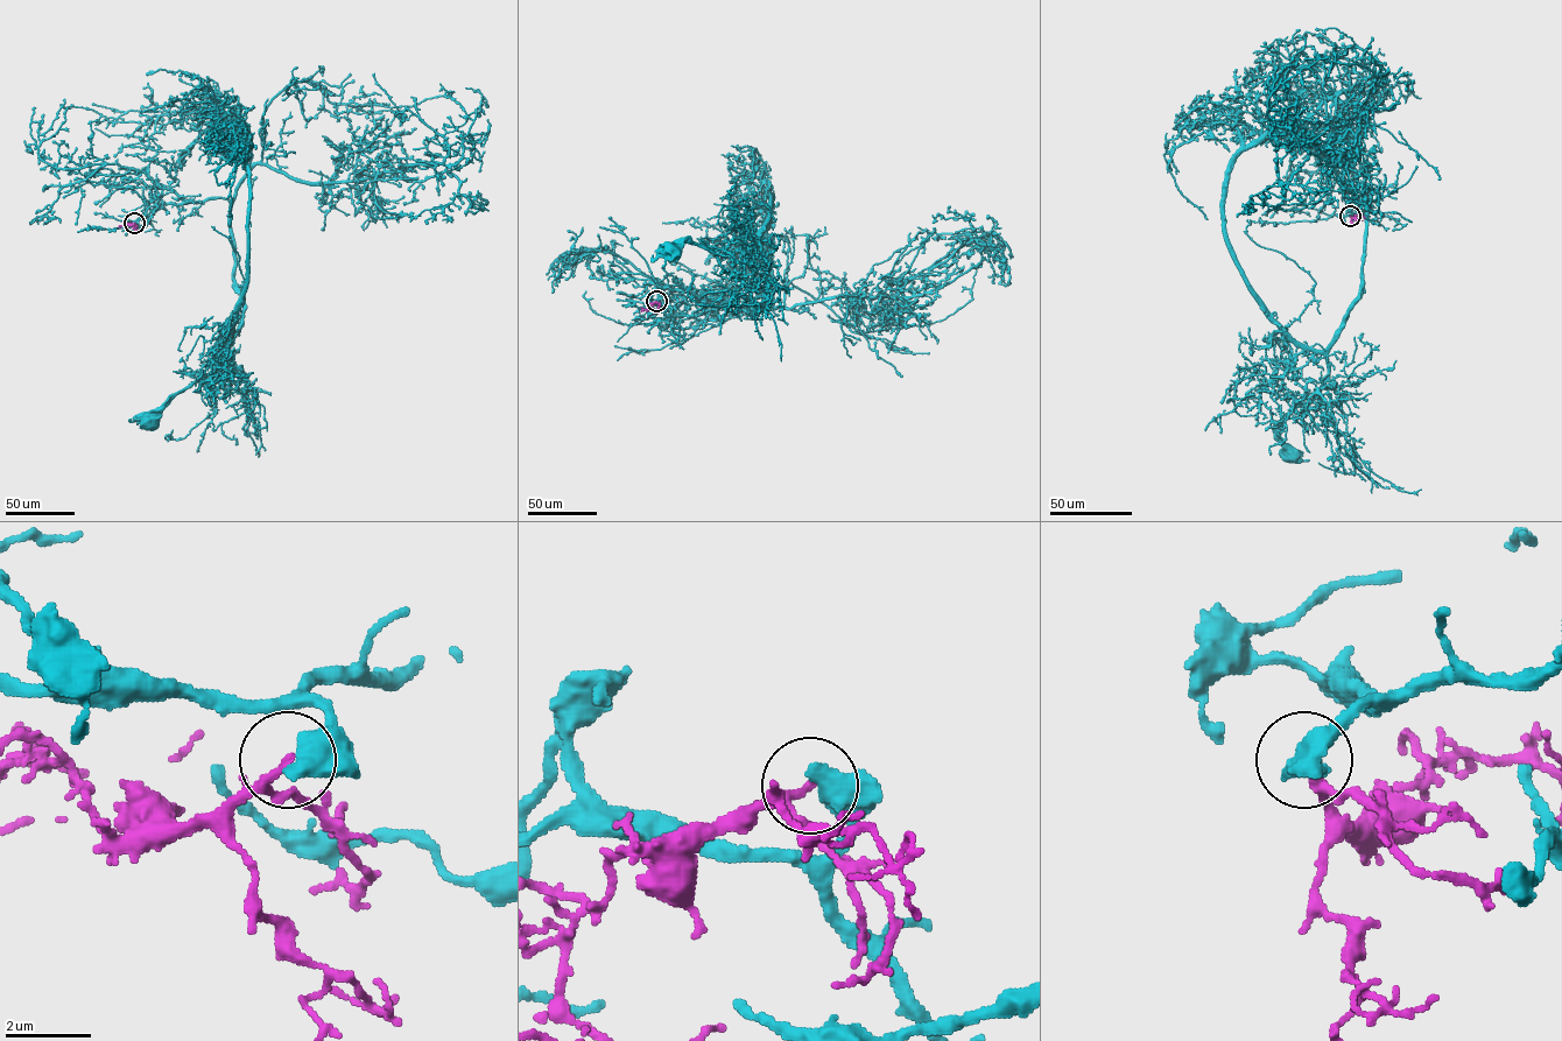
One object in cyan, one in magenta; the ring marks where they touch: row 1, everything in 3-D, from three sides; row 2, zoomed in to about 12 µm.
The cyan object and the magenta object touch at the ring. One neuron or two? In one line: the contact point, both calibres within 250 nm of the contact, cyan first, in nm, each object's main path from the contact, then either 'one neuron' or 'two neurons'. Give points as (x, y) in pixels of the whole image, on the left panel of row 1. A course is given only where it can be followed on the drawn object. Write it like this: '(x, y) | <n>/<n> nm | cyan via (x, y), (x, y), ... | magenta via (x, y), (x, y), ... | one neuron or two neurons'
(134, 223) | 550/150 nm | cyan via (134, 223), (159, 203), (225, 198), (234, 289), (243, 303), (243, 324), (225, 357), (149, 423) | magenta via (134, 223), (119, 227) | two neurons

